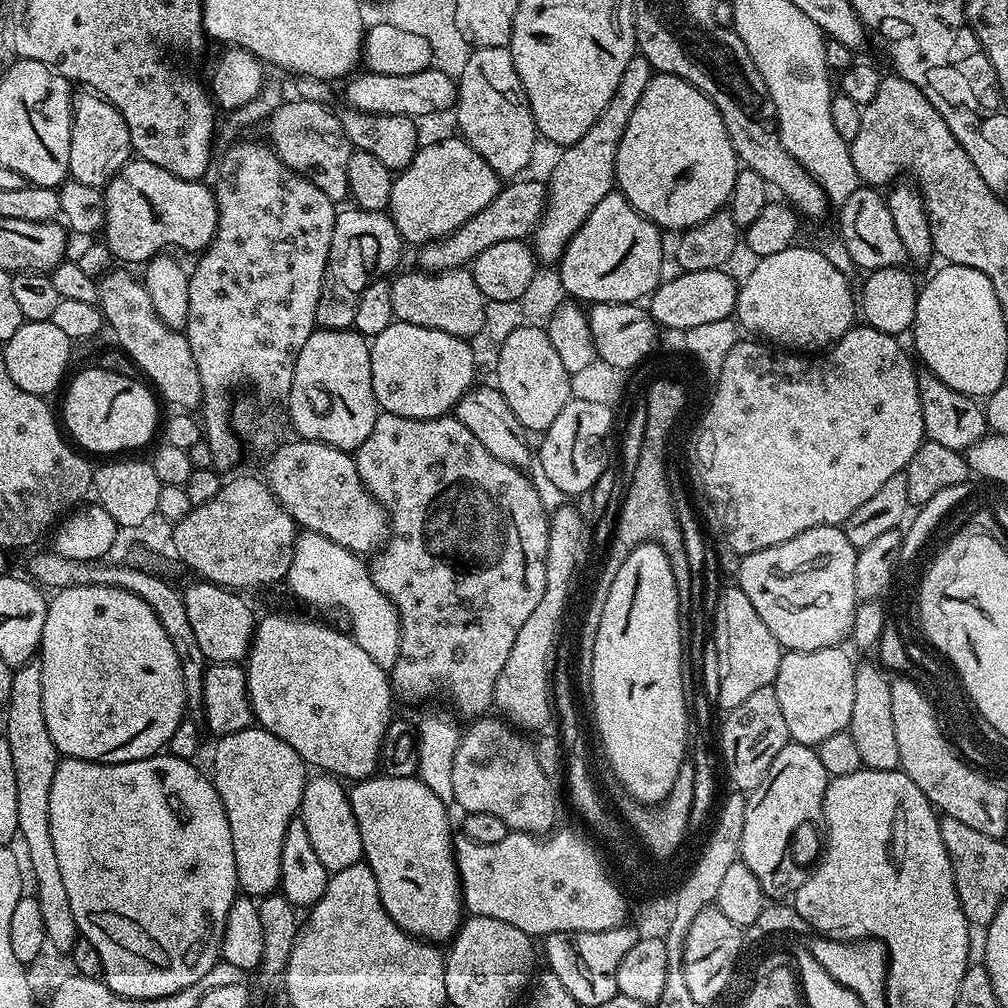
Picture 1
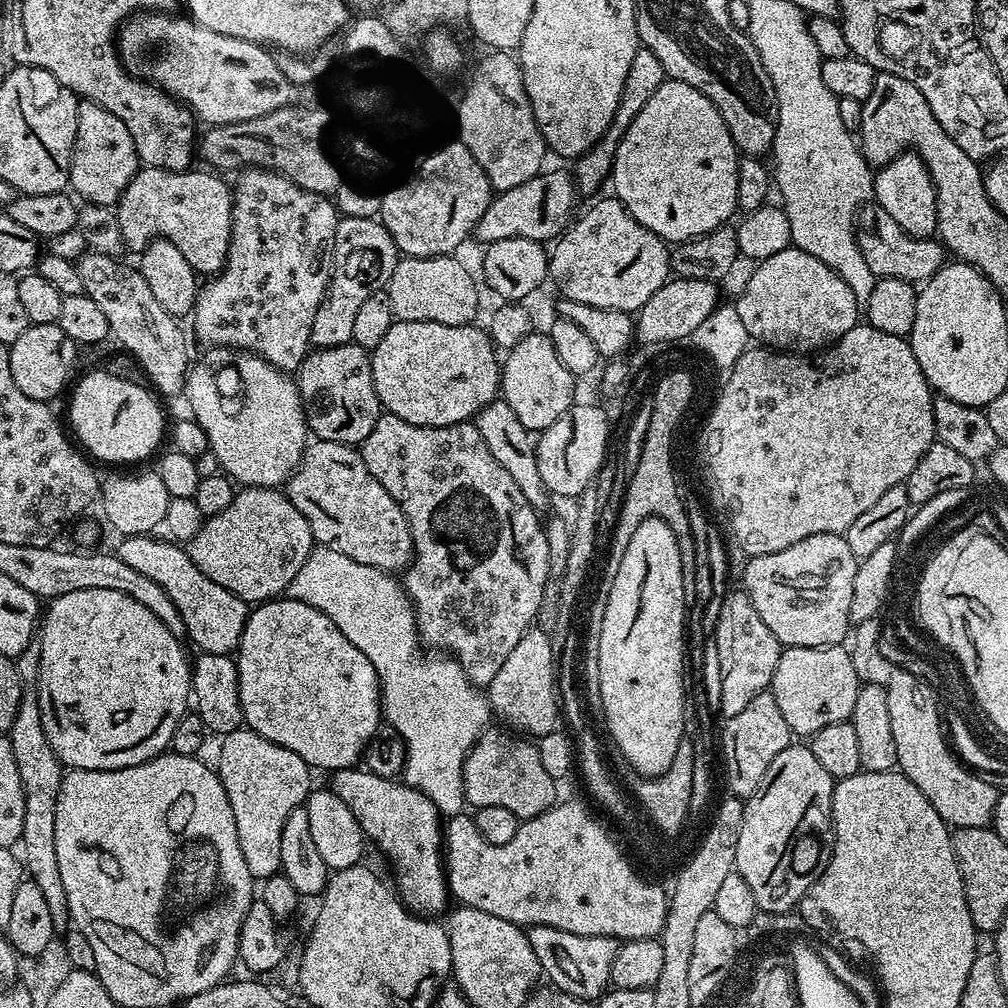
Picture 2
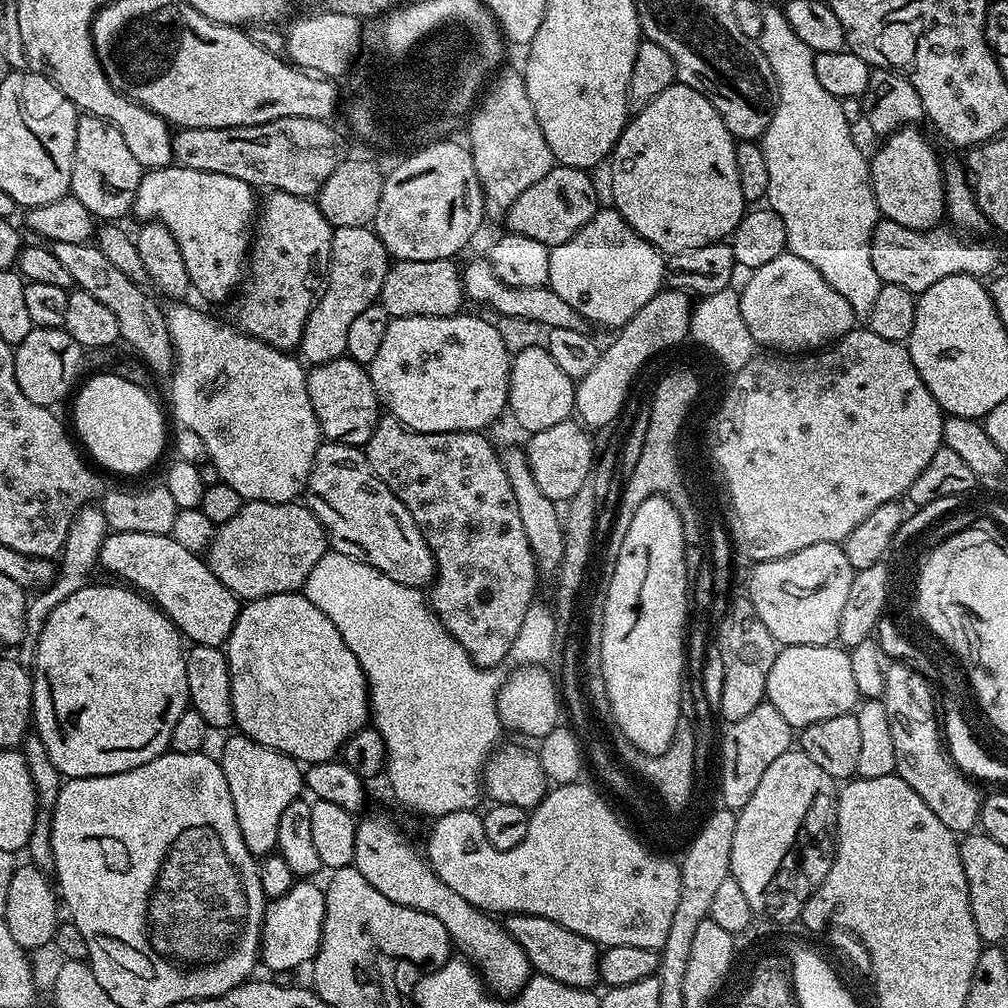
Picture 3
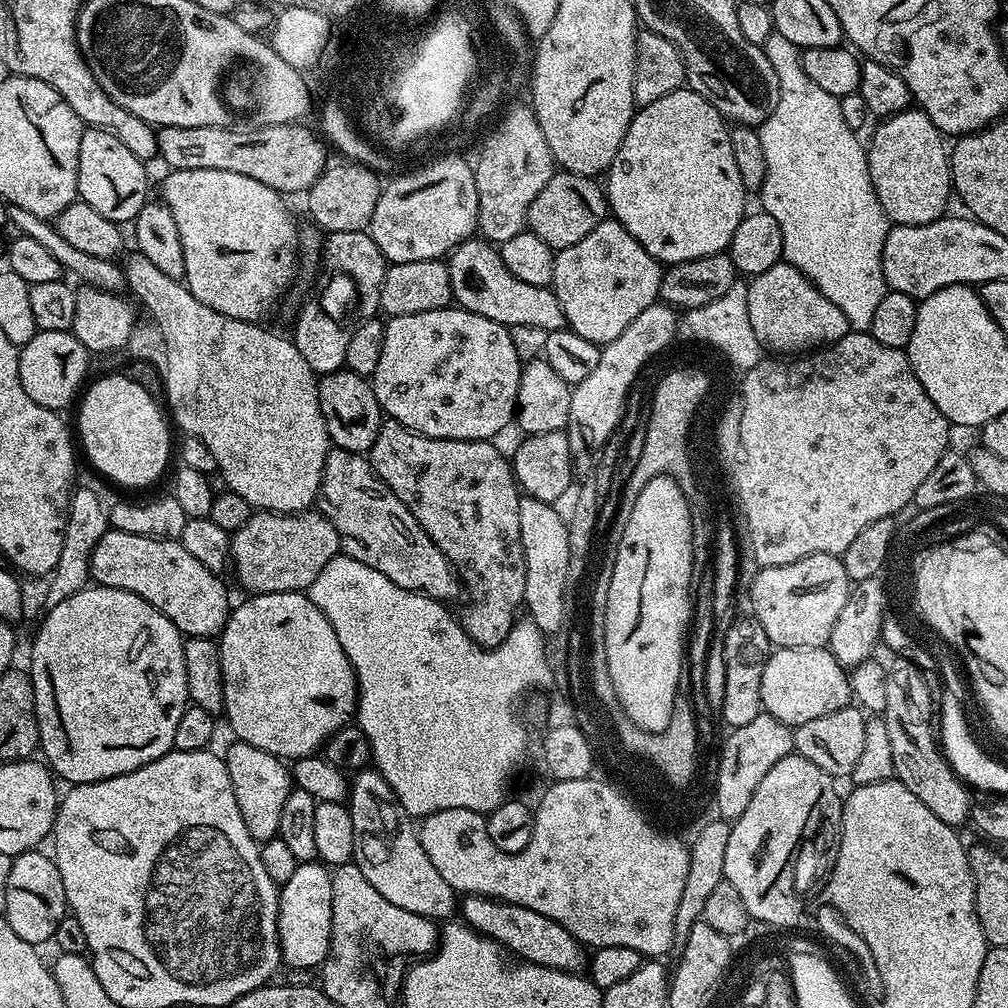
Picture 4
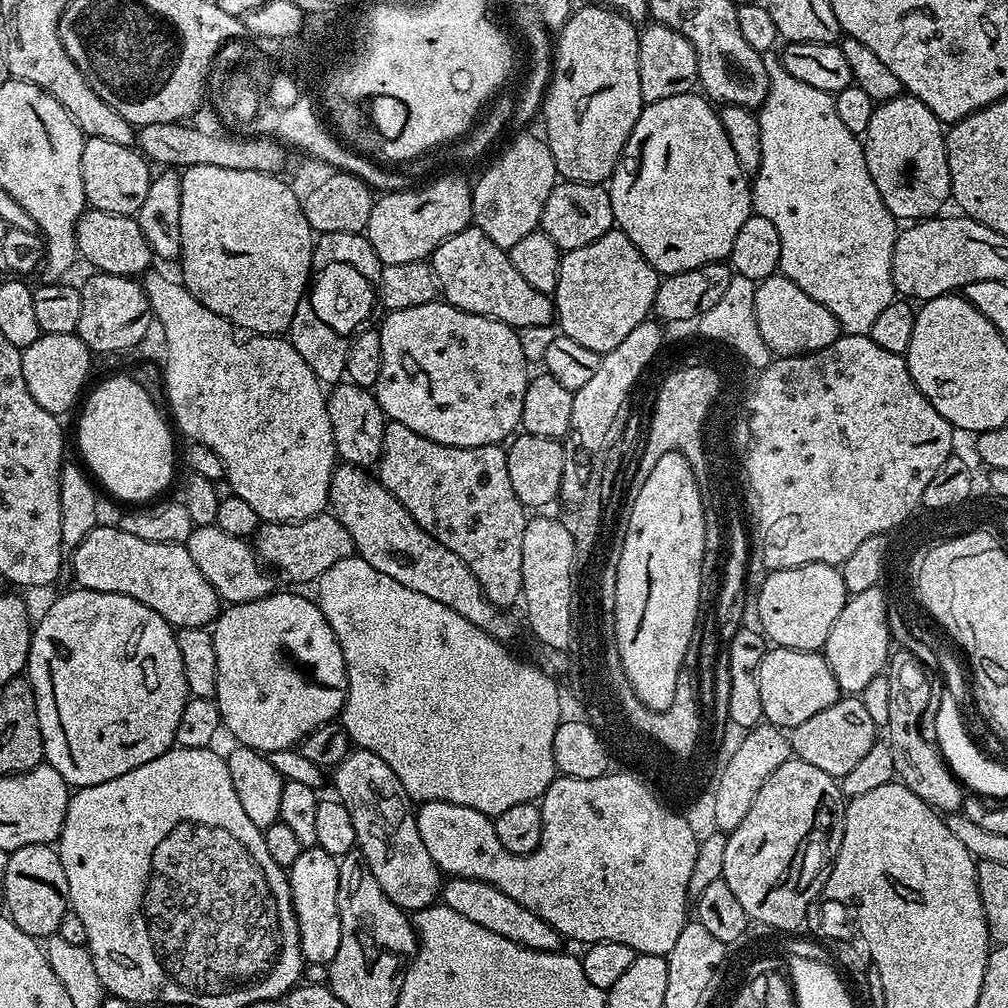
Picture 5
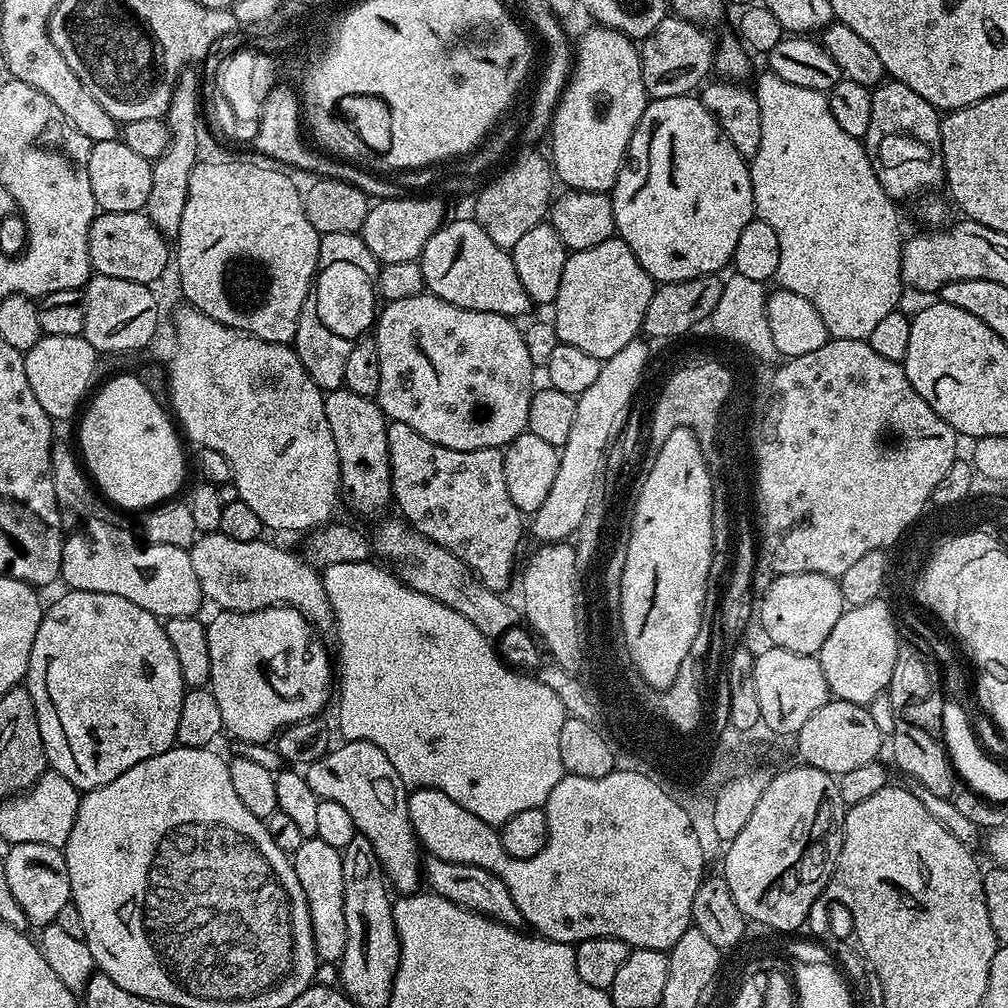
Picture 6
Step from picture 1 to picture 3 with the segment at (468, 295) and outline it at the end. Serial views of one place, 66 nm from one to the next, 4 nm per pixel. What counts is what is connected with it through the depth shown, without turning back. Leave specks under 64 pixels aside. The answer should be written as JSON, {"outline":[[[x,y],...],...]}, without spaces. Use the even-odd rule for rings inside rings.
{"outline":[[[396,260],[389,267],[382,282],[378,303],[388,311],[389,317],[397,316],[455,316],[466,304],[464,278],[452,260],[414,262]]]}

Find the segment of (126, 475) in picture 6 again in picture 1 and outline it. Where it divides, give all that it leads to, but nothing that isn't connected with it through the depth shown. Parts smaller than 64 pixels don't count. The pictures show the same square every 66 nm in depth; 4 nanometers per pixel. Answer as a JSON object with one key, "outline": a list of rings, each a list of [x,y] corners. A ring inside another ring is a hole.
{"outline":[[[85,366],[76,377],[74,376],[66,384],[68,393],[64,396],[62,424],[67,435],[85,453],[116,452],[112,454],[124,454],[127,453],[124,452],[127,448],[140,448],[143,444],[151,445],[153,443],[152,435],[155,432],[157,435],[158,432],[157,397],[143,379],[114,374],[110,370],[91,366]]]}

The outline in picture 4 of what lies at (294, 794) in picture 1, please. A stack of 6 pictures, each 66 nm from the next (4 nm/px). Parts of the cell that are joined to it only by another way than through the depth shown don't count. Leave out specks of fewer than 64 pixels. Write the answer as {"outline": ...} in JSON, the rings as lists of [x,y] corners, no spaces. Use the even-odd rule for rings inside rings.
{"outline":[[[232,742],[222,759],[228,768],[230,782],[234,786],[234,798],[238,798],[238,810],[242,810],[242,822],[246,822],[246,830],[250,830],[257,842],[277,839],[282,806],[286,806],[286,798],[294,787],[289,765],[281,757],[258,750],[258,746],[239,742]]]}

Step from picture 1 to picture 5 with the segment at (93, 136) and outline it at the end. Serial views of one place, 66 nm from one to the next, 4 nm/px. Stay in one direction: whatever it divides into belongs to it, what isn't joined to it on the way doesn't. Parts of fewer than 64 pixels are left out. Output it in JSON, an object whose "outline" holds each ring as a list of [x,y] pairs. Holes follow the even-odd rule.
{"outline":[[[87,137],[80,171],[85,201],[103,212],[135,217],[154,177],[152,172],[148,173],[148,168],[149,161],[135,147],[118,146],[118,142],[110,142],[106,138]]]}

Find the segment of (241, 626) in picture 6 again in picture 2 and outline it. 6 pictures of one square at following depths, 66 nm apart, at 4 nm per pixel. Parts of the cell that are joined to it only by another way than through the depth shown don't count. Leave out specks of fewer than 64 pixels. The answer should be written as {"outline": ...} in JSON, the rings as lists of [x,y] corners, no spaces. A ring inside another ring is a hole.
{"outline":[[[273,598],[267,602],[260,602],[248,613],[248,621],[244,627],[244,633],[240,639],[240,646],[234,653],[236,669],[240,675],[240,708],[244,711],[244,724],[252,731],[262,734],[262,738],[270,738],[278,746],[286,746],[286,750],[294,750],[298,758],[302,758],[310,766],[316,764],[320,768],[335,770],[337,768],[356,768],[361,763],[362,757],[367,753],[369,744],[377,739],[376,731],[382,725],[382,697],[380,695],[380,679],[370,666],[370,658],[342,634],[334,626],[334,622],[326,614],[322,614],[314,606],[310,606],[305,600],[293,600],[291,598]]]}

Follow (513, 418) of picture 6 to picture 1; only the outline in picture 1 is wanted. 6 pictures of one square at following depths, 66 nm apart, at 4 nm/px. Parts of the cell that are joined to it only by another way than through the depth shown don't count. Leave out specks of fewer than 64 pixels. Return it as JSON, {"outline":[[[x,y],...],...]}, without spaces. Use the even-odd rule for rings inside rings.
{"outline":[[[396,320],[370,340],[370,378],[377,405],[402,418],[447,416],[473,387],[476,360],[467,339]]]}

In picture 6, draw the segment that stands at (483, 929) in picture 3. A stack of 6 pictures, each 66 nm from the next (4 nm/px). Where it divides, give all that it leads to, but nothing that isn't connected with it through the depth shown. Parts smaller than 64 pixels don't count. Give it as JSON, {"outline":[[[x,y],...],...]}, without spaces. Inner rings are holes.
{"outline":[[[344,740],[337,743],[325,756],[307,765],[303,774],[306,782],[310,782],[310,790],[314,790],[316,796],[321,800],[338,802],[338,806],[344,807],[350,813],[350,818],[354,818],[357,833],[366,837],[370,846],[374,846],[376,863],[382,869],[387,883],[401,895],[410,895],[417,891],[422,882],[421,864],[420,868],[418,866],[422,850],[409,818],[407,785],[398,770],[394,770],[390,758],[386,758],[386,754],[378,750],[378,746],[365,740]]]}

